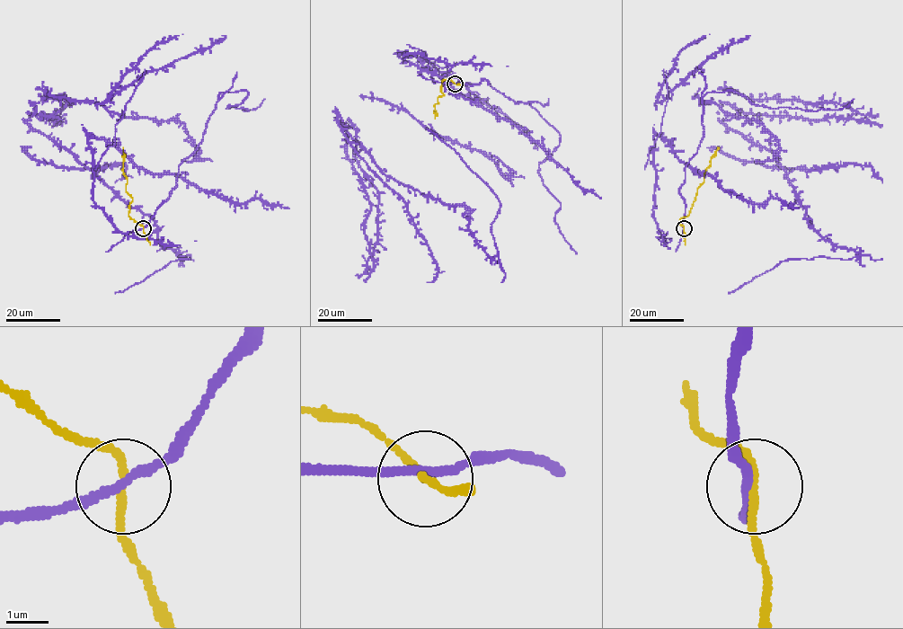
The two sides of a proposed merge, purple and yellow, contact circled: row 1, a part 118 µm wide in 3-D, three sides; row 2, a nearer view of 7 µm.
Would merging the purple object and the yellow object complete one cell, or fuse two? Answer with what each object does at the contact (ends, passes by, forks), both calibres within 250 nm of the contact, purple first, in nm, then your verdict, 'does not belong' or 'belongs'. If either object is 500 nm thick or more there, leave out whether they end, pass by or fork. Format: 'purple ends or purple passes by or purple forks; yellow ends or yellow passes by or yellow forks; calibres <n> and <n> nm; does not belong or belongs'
purple passes by; yellow passes by; calibres 200 and 150 nm; does not belong

